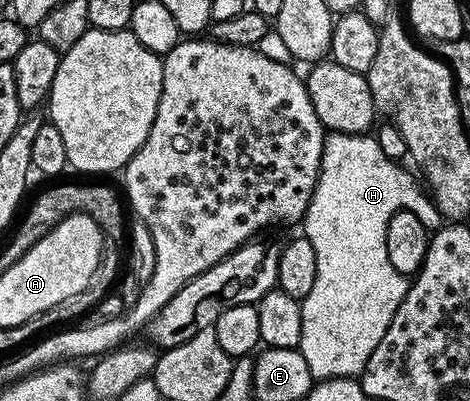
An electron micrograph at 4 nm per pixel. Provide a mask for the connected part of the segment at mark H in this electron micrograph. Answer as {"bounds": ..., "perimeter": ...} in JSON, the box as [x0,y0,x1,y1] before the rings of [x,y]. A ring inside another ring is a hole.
{"bounds":[297,132,440,379],"perimeter":[[[331,132],[323,139],[323,159],[319,169],[317,188],[313,192],[313,200],[309,204],[307,213],[301,222],[301,226],[307,229],[304,231],[309,244],[313,244],[313,248],[317,252],[317,281],[313,283],[309,296],[301,299],[301,340],[297,347],[301,352],[301,356],[305,356],[305,364],[309,364],[309,372],[312,379],[355,378],[362,375],[369,356],[373,356],[373,348],[377,348],[381,336],[385,336],[385,328],[389,328],[389,324],[393,320],[401,300],[407,294],[408,279],[401,272],[397,272],[397,268],[393,268],[393,264],[389,264],[389,252],[385,248],[385,236],[387,235],[389,220],[392,216],[399,210],[408,210],[424,220],[438,219],[440,217],[439,209],[435,207],[430,193],[420,185],[416,175],[414,173],[411,175],[409,171],[402,170],[399,166],[402,165],[396,159],[385,156],[385,152],[381,152],[378,137],[368,136],[367,134],[337,134]]]}

